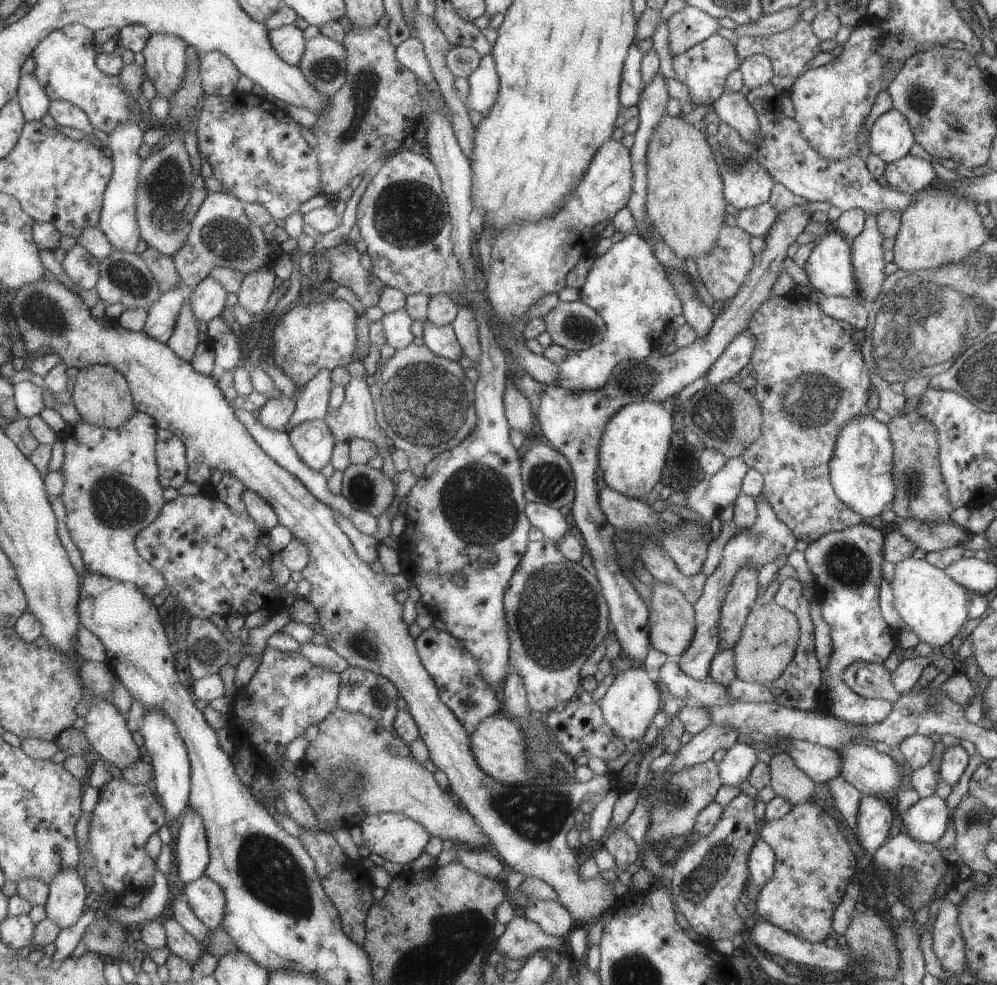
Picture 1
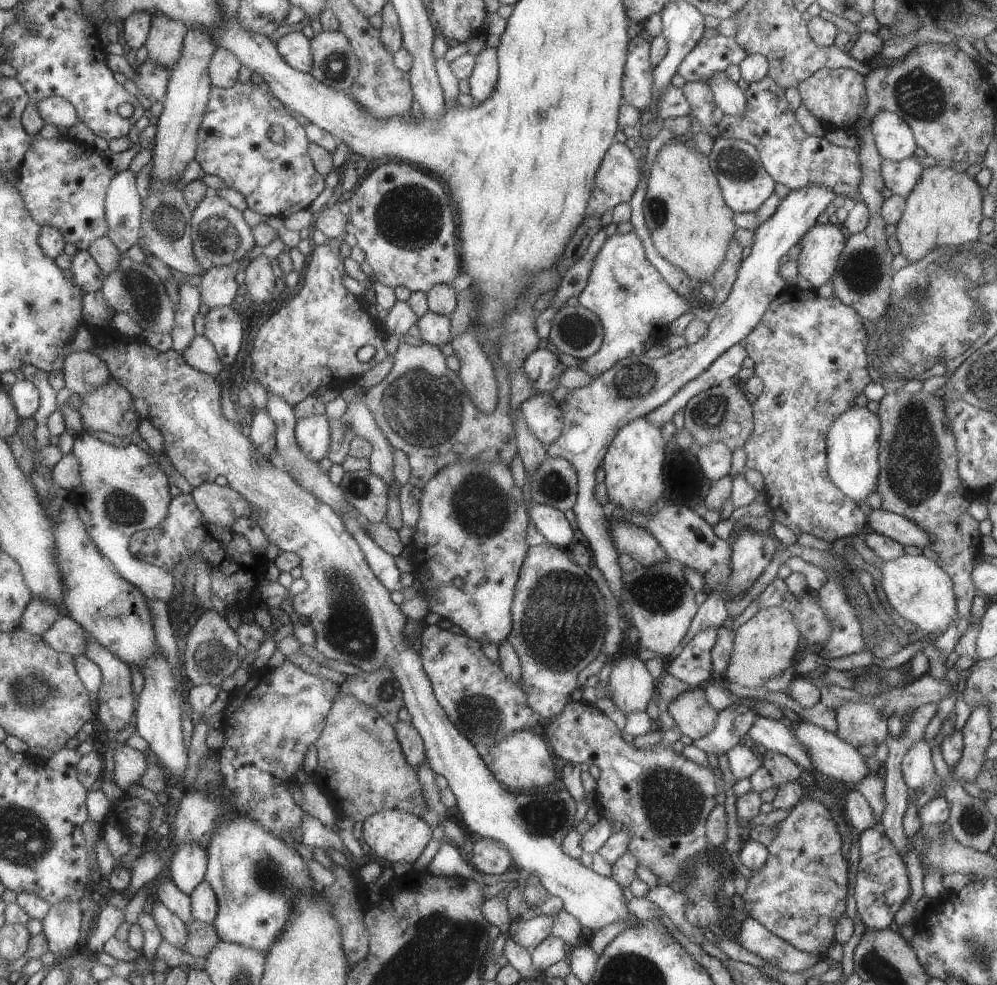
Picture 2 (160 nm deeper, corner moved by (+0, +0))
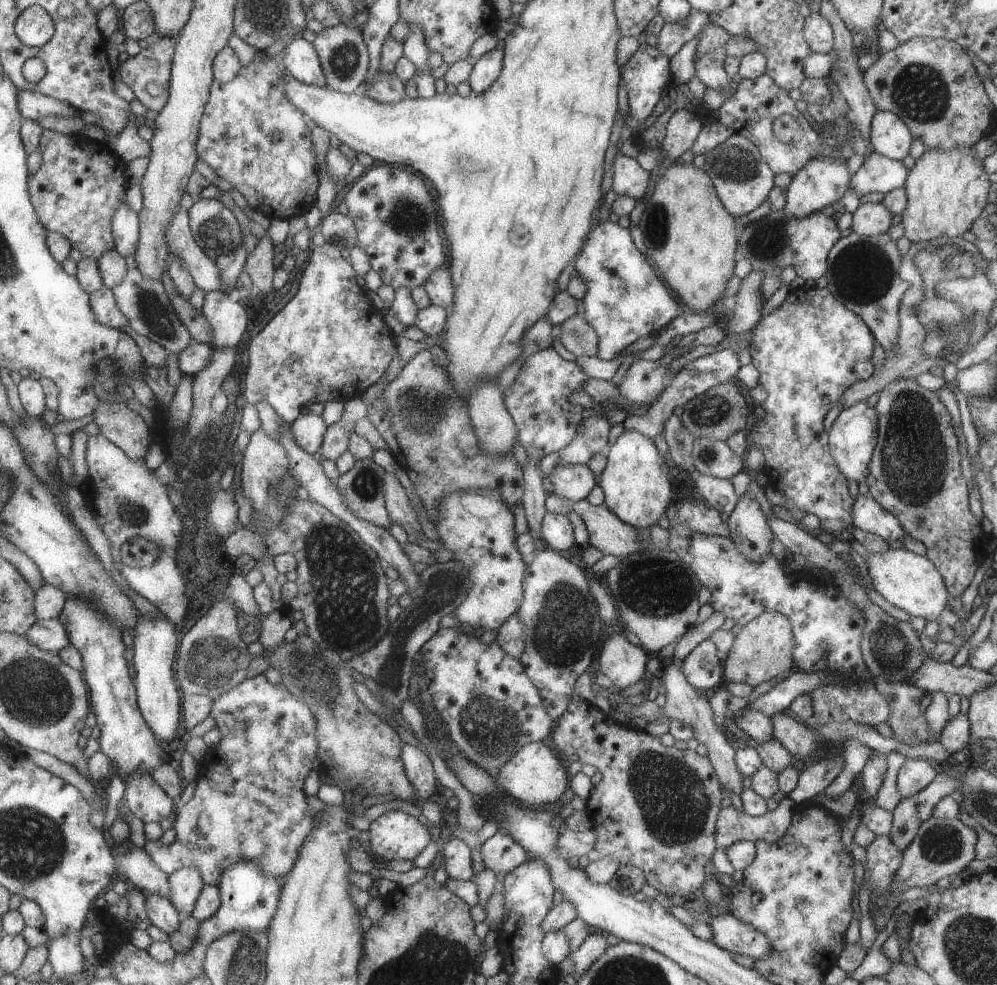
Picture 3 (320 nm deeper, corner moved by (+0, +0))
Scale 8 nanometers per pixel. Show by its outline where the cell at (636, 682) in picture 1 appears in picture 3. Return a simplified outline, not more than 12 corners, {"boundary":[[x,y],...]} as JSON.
{"boundary":[[623,634],[600,647],[600,672],[623,690],[641,680],[646,652]]}

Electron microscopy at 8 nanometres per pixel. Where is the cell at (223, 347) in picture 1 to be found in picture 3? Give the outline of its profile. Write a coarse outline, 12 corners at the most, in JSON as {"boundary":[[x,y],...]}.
{"boundary":[[207,293],[201,310],[215,348],[235,348],[249,326],[236,297]]}

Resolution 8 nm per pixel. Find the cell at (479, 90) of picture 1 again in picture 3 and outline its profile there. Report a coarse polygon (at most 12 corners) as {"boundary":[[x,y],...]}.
{"boundary":[[494,48],[472,61],[467,82],[481,94],[498,78],[503,50]]}

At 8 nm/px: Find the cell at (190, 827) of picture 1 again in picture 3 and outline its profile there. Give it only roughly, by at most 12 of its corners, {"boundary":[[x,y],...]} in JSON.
{"boundary":[[199,866],[170,875],[170,900],[181,914],[193,915],[206,886]]}

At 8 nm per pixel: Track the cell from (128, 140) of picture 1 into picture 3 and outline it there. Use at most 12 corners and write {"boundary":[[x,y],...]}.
{"boundary":[[125,200],[112,224],[116,250],[136,257],[140,246],[140,214]]}

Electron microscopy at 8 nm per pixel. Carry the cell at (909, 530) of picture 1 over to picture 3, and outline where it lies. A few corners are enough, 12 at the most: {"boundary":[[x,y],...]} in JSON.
{"boundary":[[870,495],[851,506],[852,527],[903,540],[905,530]]}

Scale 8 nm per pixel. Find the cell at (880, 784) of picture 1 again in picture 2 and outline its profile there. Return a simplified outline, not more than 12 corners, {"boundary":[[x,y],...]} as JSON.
{"boundary":[[801,720],[790,730],[815,769],[856,785],[866,759],[836,734]]}

